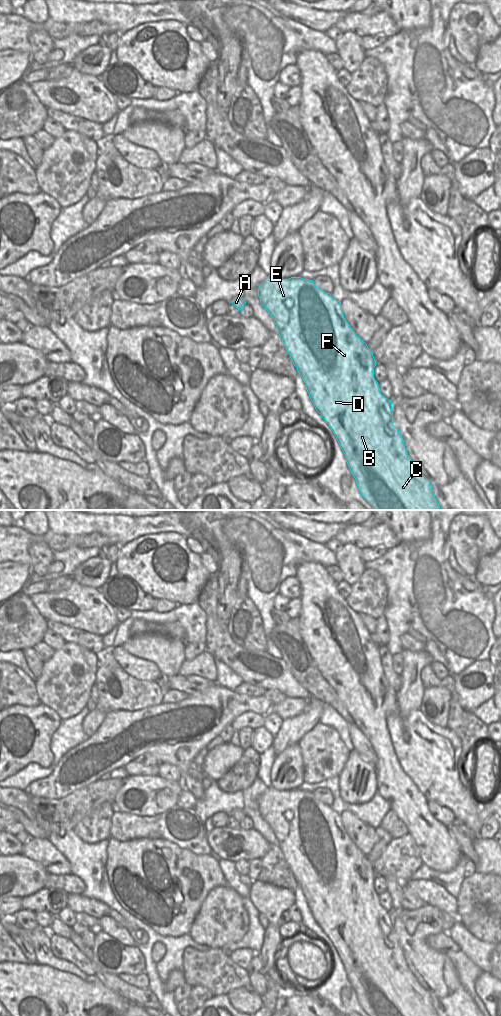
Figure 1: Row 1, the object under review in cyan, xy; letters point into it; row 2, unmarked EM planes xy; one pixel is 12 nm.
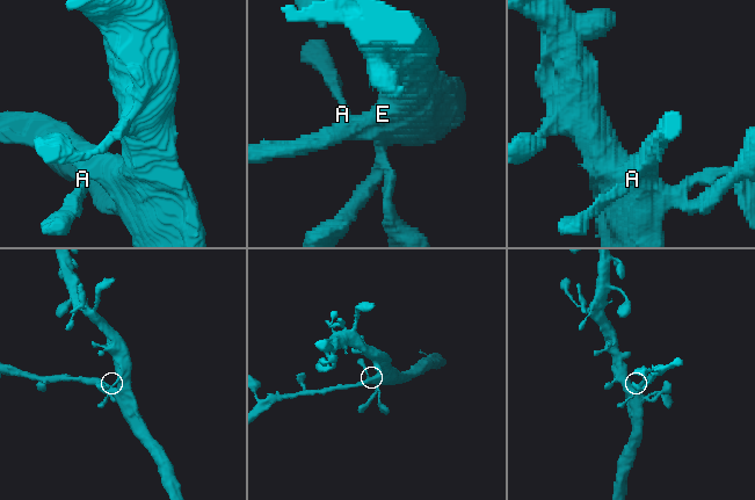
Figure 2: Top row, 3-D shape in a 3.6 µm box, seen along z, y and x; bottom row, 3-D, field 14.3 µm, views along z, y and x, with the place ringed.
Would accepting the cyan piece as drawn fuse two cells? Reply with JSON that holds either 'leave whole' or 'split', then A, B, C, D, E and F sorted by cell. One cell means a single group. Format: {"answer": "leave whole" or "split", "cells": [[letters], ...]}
{"answer": "leave whole", "cells": [["A", "B", "C", "D", "E", "F"]]}

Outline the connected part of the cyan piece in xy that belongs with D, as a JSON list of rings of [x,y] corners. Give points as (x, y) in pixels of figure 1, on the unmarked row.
[[[269,787],[260,796],[258,808],[274,832],[316,923],[333,943],[363,1010],[369,1016],[438,1016],[430,993],[413,975],[400,944],[393,938],[392,914],[381,906],[374,890],[373,865],[345,832],[341,814],[317,800],[313,792],[301,789],[278,791]]]

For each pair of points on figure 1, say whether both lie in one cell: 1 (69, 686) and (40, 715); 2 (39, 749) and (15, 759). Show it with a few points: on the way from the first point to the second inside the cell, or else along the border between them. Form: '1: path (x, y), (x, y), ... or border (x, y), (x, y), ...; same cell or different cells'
1: border (40, 702), (52, 708), (61, 719); different cells
2: path (33, 749), (21, 758); same cell

